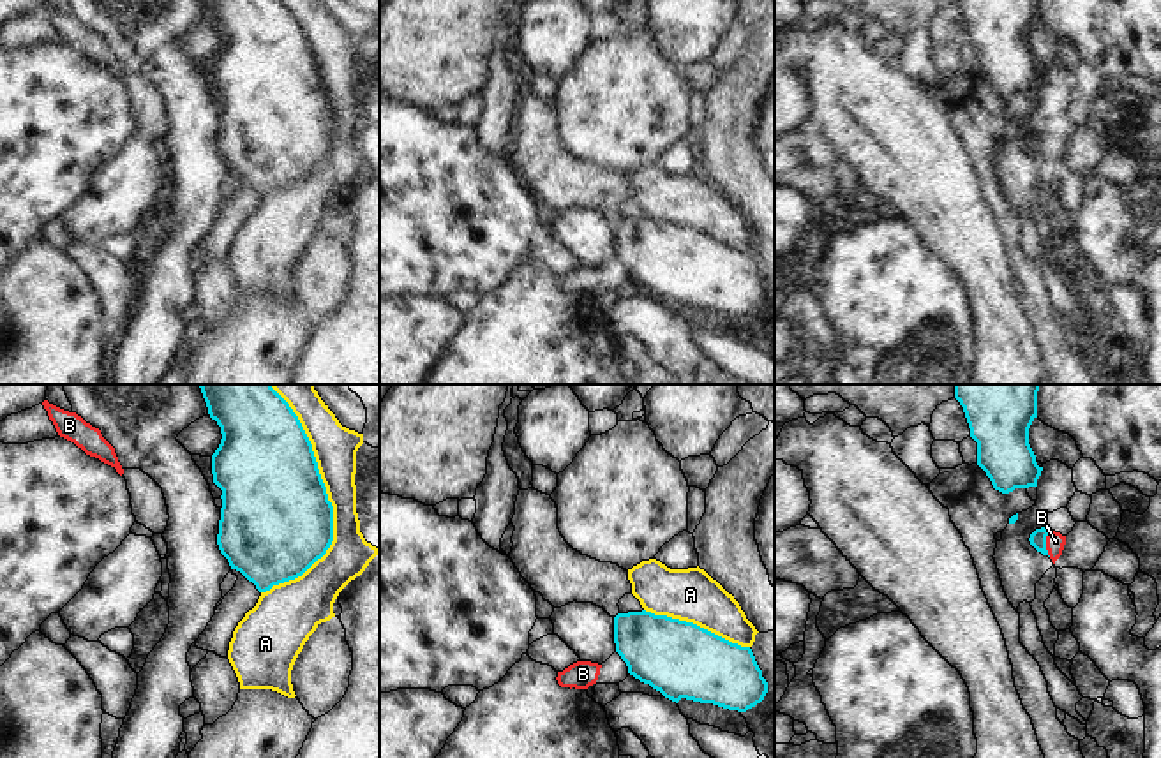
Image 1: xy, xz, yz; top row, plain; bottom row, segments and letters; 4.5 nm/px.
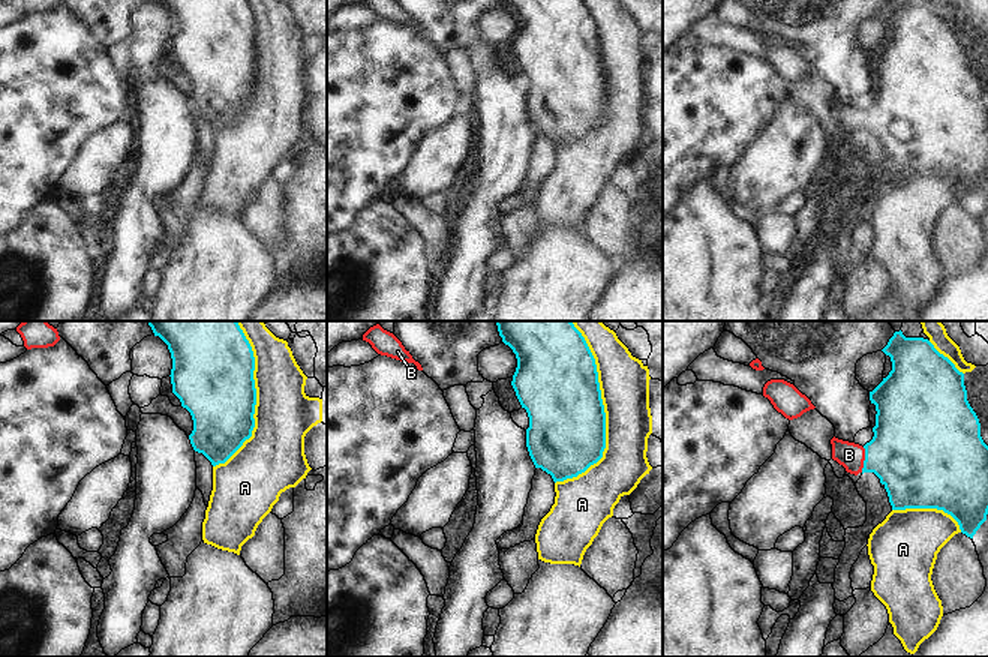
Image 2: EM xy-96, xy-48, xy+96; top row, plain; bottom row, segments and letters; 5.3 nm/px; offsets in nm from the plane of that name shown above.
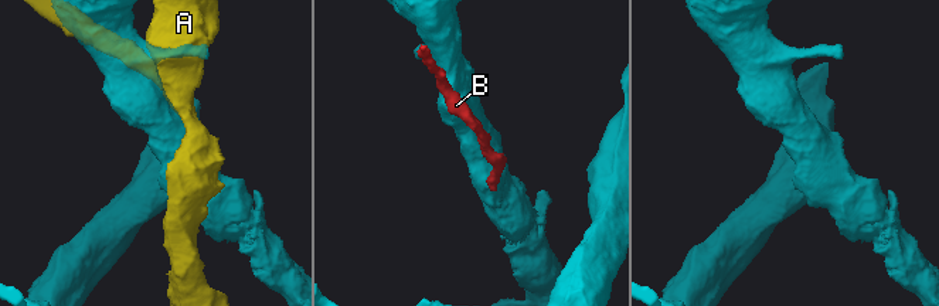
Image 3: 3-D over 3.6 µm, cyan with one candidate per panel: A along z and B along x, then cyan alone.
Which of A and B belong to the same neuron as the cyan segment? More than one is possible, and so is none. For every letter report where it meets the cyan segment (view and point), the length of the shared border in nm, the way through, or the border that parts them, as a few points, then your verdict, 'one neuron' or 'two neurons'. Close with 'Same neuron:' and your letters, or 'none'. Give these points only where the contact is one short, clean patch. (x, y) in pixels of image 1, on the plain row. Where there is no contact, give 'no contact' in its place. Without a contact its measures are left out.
A: contact xy (332, 111); length 900 nm; two neurons
B: contact yz (1045, 148); length 120 nm; way yz (1038, 143), (1045, 148), (1056, 147); one neuron
Same neuron: B

